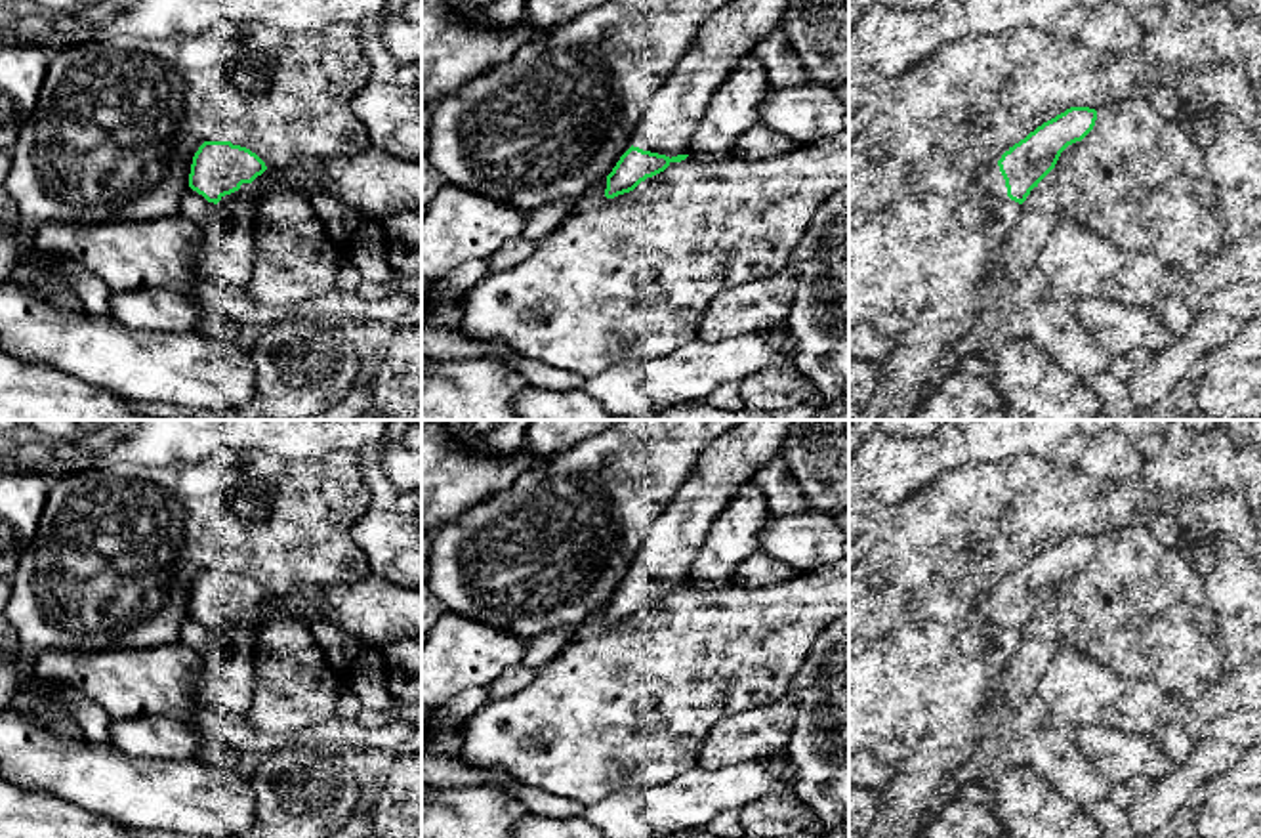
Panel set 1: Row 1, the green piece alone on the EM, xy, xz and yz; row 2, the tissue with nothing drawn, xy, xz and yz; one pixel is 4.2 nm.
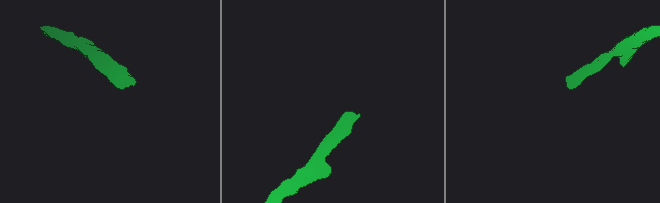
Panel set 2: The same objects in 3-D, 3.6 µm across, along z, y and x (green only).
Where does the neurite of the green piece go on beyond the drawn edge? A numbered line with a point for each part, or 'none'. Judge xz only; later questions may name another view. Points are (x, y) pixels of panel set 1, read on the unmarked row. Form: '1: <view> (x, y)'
1: xz (723, 466)

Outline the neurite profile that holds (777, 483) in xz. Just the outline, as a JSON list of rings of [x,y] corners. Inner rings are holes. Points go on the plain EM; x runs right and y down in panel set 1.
[[[778,452],[754,473],[752,483],[759,489],[771,515],[813,510]]]

